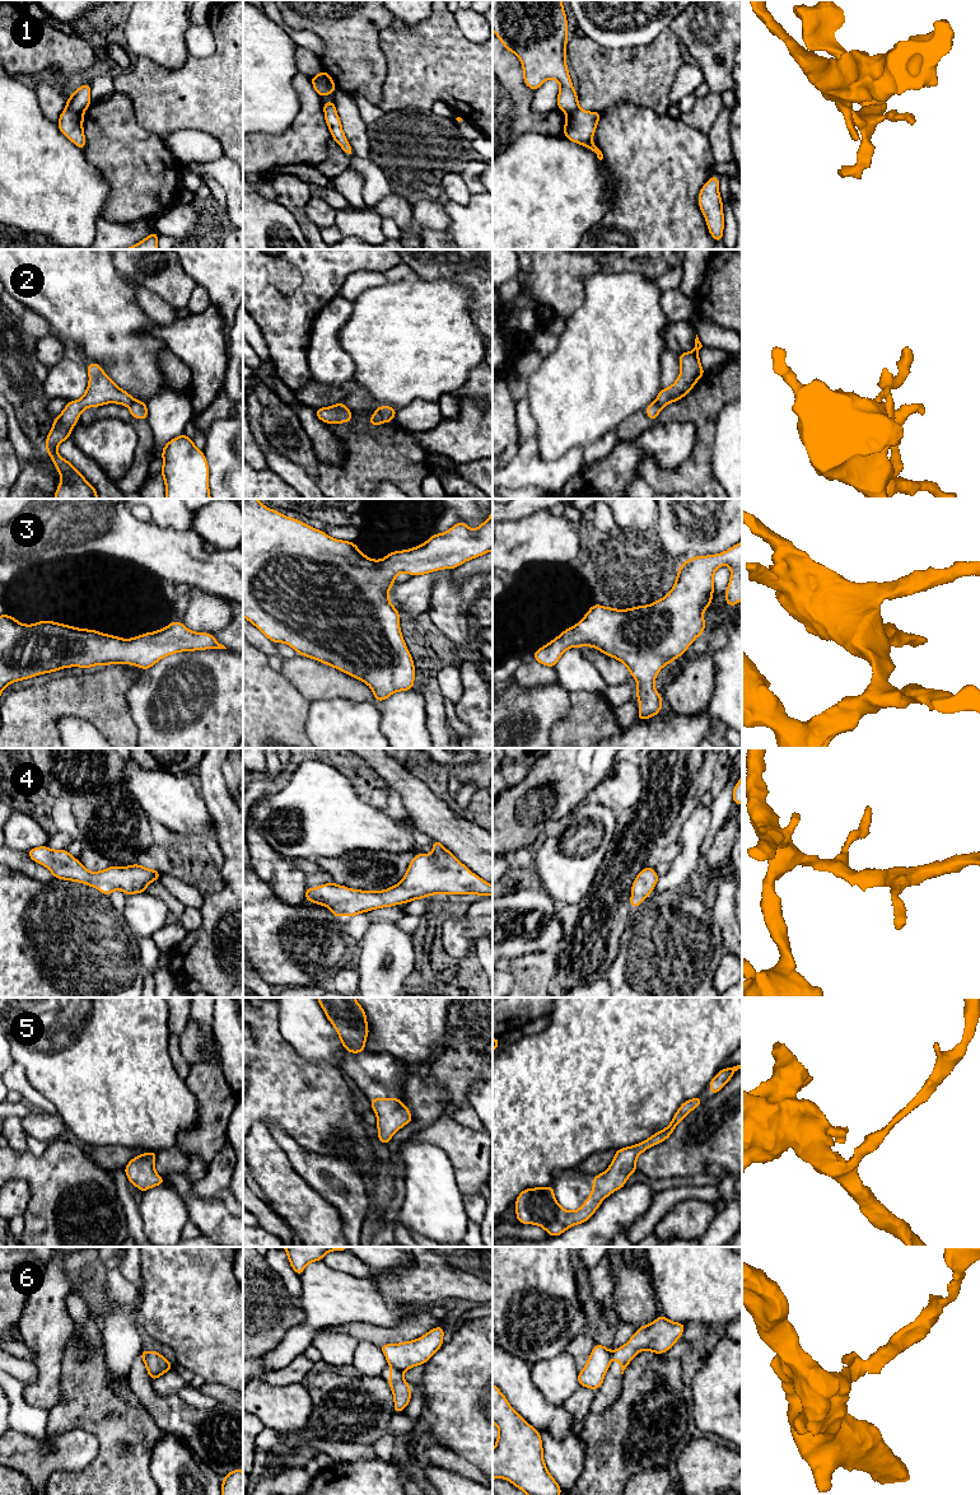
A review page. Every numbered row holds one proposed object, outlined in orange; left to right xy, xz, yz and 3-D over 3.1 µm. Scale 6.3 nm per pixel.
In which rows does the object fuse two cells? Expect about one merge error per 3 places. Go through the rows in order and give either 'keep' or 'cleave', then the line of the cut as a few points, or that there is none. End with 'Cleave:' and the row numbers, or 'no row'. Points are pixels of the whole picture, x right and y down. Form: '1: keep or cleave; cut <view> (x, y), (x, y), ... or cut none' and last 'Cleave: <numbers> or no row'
1: cleave; cut xz (316, 75), (334, 90)
2: cleave; cut xz (377, 410), (384, 421)
3: keep; cut none
4: keep; cut none
5: keep; cut none
6: cleave; cut xz (391, 1365), (401, 1372)
Cleave: 1, 2, 6

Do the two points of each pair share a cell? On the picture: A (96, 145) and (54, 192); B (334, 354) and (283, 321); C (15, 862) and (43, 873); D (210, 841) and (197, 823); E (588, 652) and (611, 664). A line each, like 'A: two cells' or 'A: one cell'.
A: two cells
B: two cells
C: one cell
D: two cells
E: one cell

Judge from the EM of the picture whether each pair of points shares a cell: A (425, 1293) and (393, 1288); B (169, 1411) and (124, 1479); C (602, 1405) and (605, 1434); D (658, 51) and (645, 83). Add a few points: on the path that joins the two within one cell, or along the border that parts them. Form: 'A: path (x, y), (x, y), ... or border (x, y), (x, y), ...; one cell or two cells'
A: path (418, 1288), (401, 1288); one cell
B: border (140, 1402), (154, 1423), (166, 1433); two cells
C: border (621, 1388), (620, 1396), (607, 1409), (591, 1414); two cells
D: path (658, 59), (645, 75); one cell

